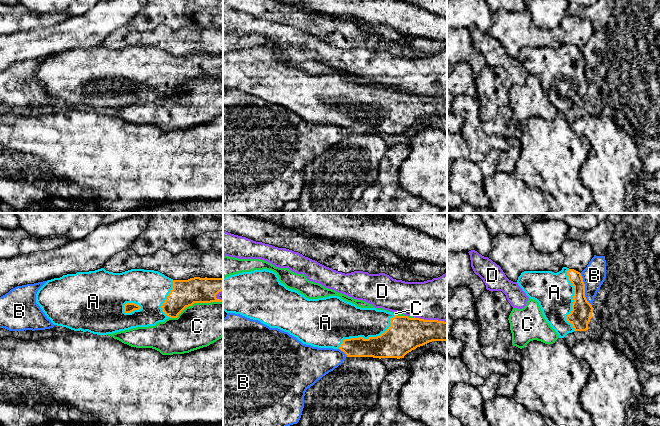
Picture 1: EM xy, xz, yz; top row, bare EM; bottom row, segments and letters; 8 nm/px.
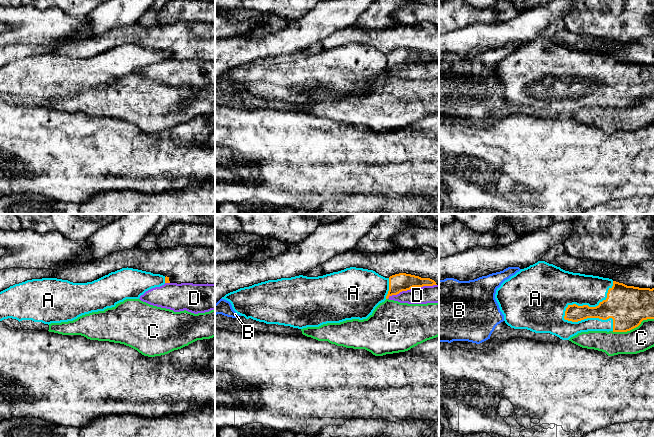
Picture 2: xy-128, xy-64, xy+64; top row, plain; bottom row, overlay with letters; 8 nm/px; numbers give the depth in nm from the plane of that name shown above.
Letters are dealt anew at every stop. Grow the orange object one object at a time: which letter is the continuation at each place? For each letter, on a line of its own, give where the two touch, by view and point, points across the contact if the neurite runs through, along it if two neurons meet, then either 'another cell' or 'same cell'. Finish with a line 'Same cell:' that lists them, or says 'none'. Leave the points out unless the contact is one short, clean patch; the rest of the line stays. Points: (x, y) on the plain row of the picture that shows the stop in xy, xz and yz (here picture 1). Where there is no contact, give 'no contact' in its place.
A: meets orange in xz at (368, 114); same cell
B: meets orange in yz at (584, 65); border along yz (580, 49), (584, 60), (584, 72), (591, 81); another cell
C: meets orange in xy at (196, 78); another cell
D: meets orange in xz at (430, 96); another cell
Same cell: A

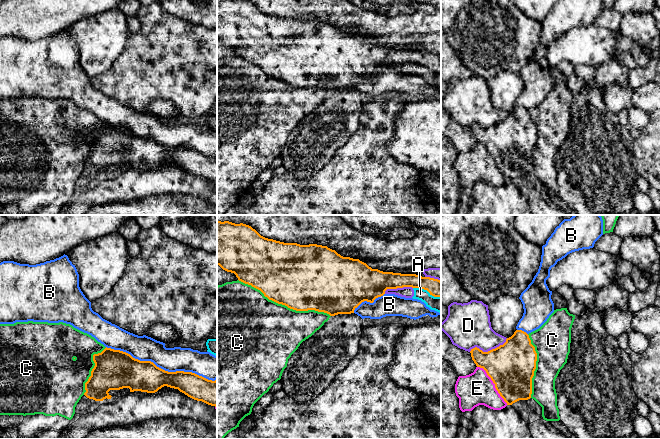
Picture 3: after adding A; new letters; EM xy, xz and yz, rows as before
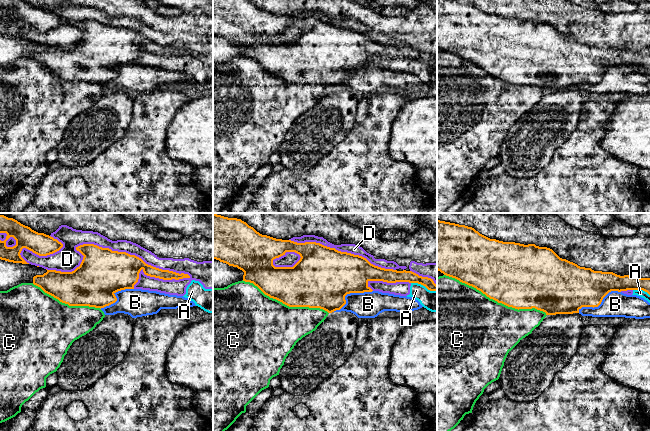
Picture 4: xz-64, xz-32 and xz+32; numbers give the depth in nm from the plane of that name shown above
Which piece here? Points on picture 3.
A: meets orange in xz at (427, 66); another cell
B: meets orange in xy at (160, 144); another cell
C: meets orange in xz at (284, 80); another cell
D: meets orange in yz at (488, 127); another cell
E: meets orange in yz at (494, 159); another cell
Same cell: none

